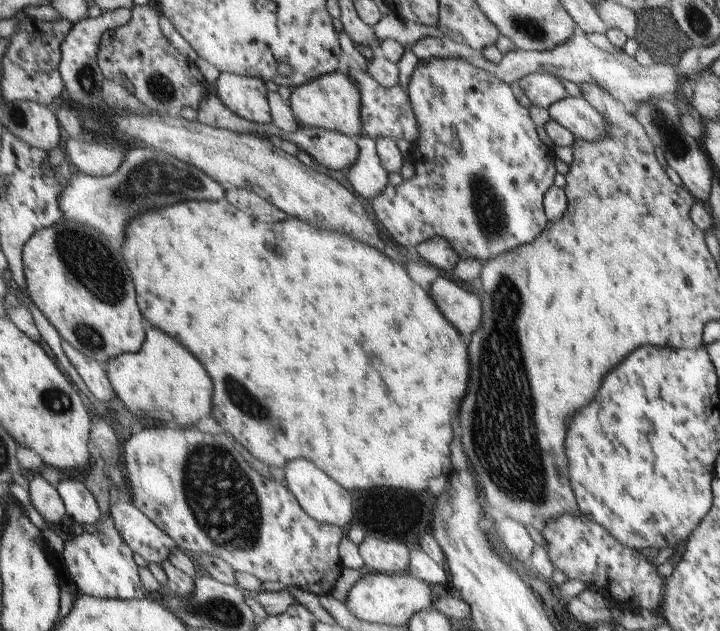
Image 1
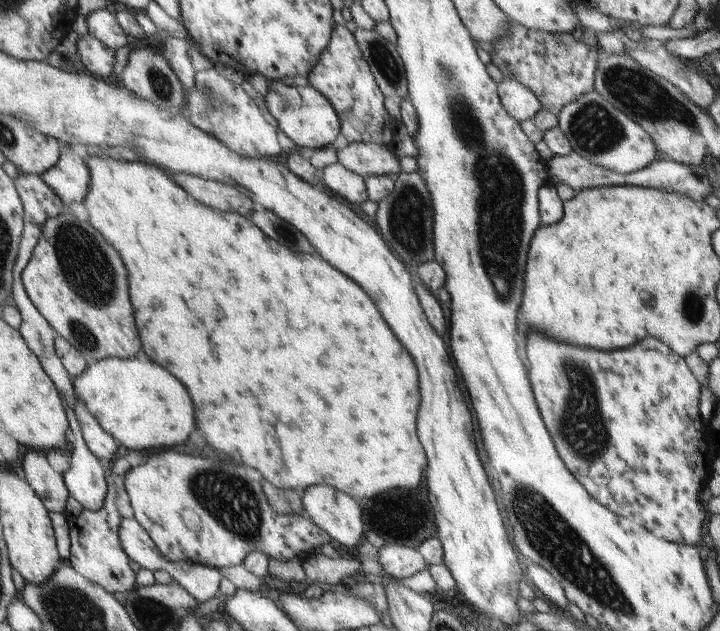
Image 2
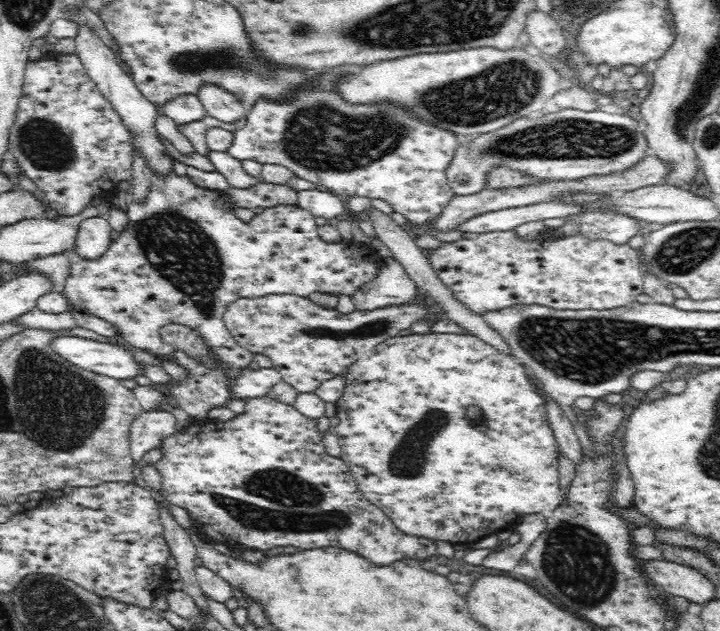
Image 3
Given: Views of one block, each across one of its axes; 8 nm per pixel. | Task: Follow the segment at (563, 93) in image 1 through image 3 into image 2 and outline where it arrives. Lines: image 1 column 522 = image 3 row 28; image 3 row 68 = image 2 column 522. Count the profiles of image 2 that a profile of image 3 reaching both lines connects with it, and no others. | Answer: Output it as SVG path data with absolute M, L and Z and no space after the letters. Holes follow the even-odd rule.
M503 79L498 85L498 96L506 111L521 124L524 120L532 119L540 104L537 97L521 82Z

